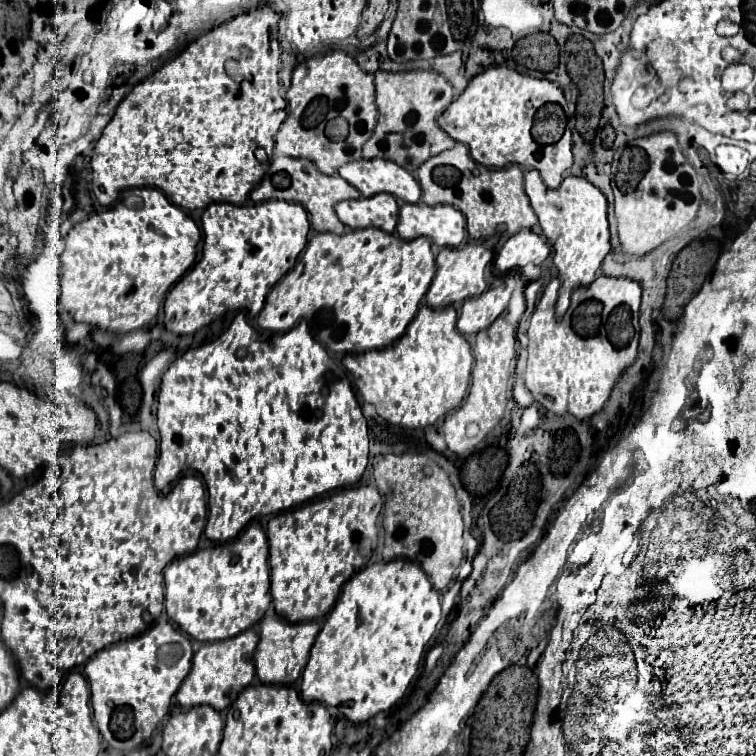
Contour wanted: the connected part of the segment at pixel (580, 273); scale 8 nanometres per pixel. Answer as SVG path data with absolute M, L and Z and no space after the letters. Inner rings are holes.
M526 170L524 188L538 216L542 234L554 248L554 264L562 280L556 314L562 316L570 306L572 290L578 286L588 286L596 278L596 272L604 256L610 252L610 232L608 232L608 218L606 218L608 200L600 188L596 188L586 178L578 178L578 176L566 176L560 188L552 190L542 184L538 170Z

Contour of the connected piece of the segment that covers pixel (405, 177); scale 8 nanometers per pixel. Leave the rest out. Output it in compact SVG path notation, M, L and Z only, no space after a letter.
M360 158L356 162L344 164L338 172L346 182L356 186L366 198L380 192L388 192L396 198L402 198L404 202L416 204L420 202L422 196L418 180L402 166L396 166L396 162L392 160Z

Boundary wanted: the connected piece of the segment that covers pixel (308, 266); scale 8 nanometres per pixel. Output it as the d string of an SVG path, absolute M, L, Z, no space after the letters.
M380 228L346 230L344 234L316 232L312 234L296 266L270 290L266 304L258 314L258 324L268 332L286 332L300 320L306 320L314 338L334 354L384 348L398 340L412 322L434 278L434 268L436 260L428 238L404 242L402 238L396 238L396 234L388 234Z

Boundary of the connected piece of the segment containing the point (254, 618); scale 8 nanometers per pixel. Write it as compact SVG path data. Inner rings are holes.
M252 522L234 540L210 544L192 554L174 558L164 570L164 606L172 622L200 642L232 638L256 624L270 608L270 546L260 522Z

